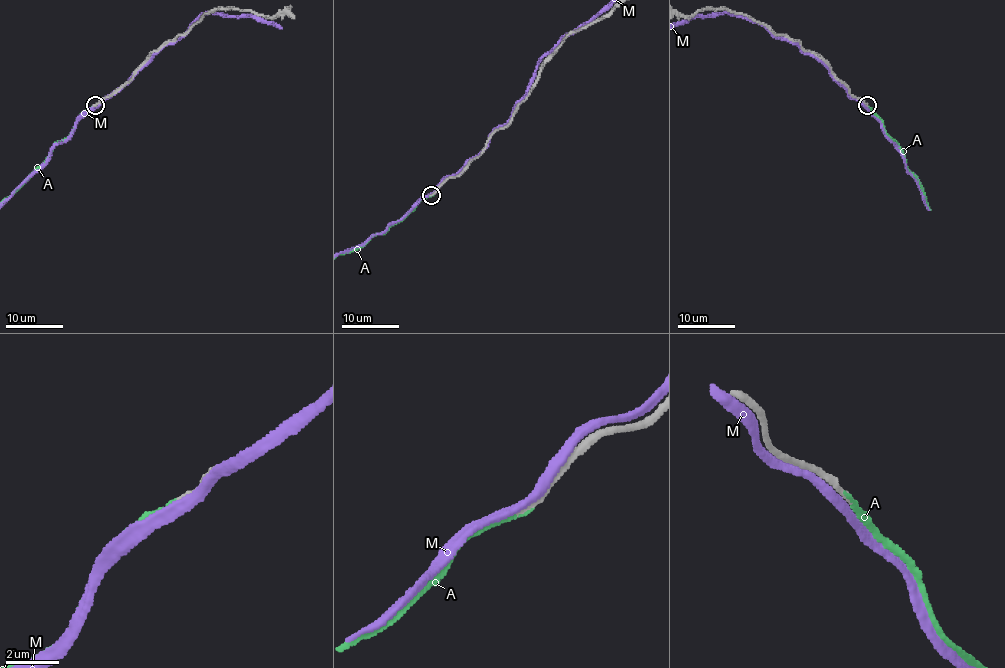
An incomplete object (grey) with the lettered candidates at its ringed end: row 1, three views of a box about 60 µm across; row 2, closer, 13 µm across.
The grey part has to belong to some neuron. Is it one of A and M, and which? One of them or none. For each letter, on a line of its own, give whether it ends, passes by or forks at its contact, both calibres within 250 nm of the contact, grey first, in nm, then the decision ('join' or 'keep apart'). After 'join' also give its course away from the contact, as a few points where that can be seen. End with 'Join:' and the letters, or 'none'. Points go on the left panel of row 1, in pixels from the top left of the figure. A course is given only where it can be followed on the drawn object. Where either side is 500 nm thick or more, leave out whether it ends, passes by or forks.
A: it ends; calibres 240 and 160 nm; join
M: it passes by; calibres 240 and 360 nm; keep apart
Join: A

